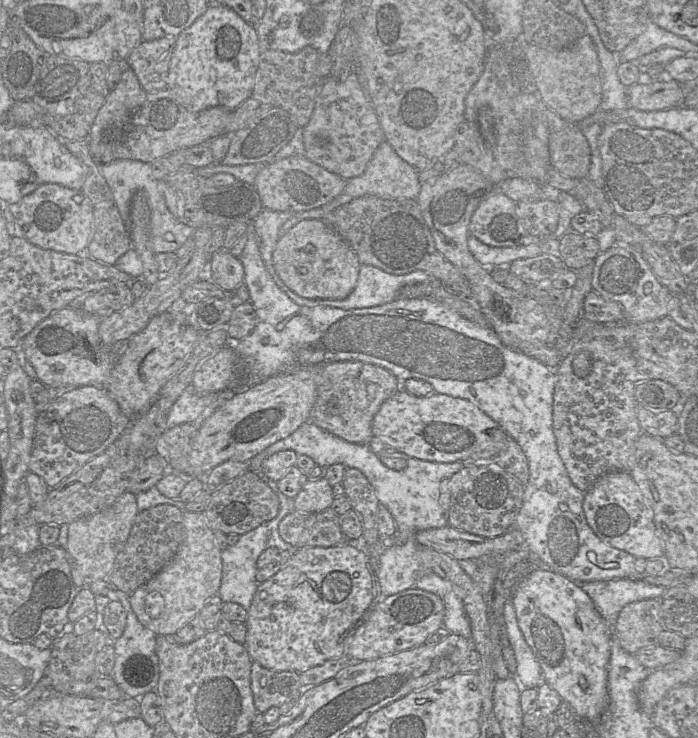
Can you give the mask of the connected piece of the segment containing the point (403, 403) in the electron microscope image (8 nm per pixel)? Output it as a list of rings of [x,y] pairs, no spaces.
[[[403,389],[381,405],[372,421],[372,433],[406,458],[435,463],[488,458],[503,450],[512,439],[493,419],[467,400],[435,392],[417,397]]]

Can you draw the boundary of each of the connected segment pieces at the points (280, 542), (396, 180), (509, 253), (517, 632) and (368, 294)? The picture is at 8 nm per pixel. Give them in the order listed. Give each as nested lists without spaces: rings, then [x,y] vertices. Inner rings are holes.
[[[264,475],[261,478],[276,493],[279,499],[279,511],[276,517],[264,522],[255,529],[240,536],[239,540],[233,545],[224,549],[221,553],[222,559],[222,579],[218,590],[218,595],[223,603],[233,602],[241,605],[246,610],[249,609],[254,594],[256,592],[258,582],[256,581],[257,566],[256,562],[259,555],[267,548],[276,547],[279,551],[287,550],[291,553],[296,552],[296,548],[285,542],[279,535],[278,526],[281,520],[289,513],[295,511],[294,499],[281,493],[277,486],[277,481],[268,479]]]
[[[384,140],[374,153],[365,172],[358,177],[346,180],[346,187],[333,200],[320,207],[295,213],[281,228],[289,231],[297,223],[309,219],[323,219],[327,214],[336,208],[362,196],[373,195],[382,199],[417,199],[422,183],[419,180],[419,173],[416,168],[404,161],[393,149],[393,147]]]
[[[470,236],[468,248],[476,261],[486,268],[507,267],[518,259],[534,258],[546,254],[537,244],[517,247],[491,247]]]
[[[509,601],[504,606],[503,620],[517,659],[517,672],[512,676],[523,688],[538,688],[547,683],[539,661],[519,628],[514,606]]]
[[[362,265],[354,290],[343,300],[320,299],[320,305],[310,304],[310,308],[333,307],[343,310],[371,308],[390,303],[397,299],[402,287],[431,279],[423,271],[405,275],[388,274],[376,267]]]

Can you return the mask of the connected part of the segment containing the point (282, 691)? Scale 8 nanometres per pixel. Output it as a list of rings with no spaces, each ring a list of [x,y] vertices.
[[[253,662],[251,689],[257,712],[264,713],[271,707],[279,707],[291,695],[302,691],[300,673],[275,672]]]

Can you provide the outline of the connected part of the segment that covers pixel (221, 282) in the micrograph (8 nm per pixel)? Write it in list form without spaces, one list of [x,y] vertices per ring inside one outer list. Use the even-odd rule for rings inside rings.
[[[220,250],[210,260],[211,281],[222,289],[235,292],[244,284],[244,267],[239,260],[226,250]]]

